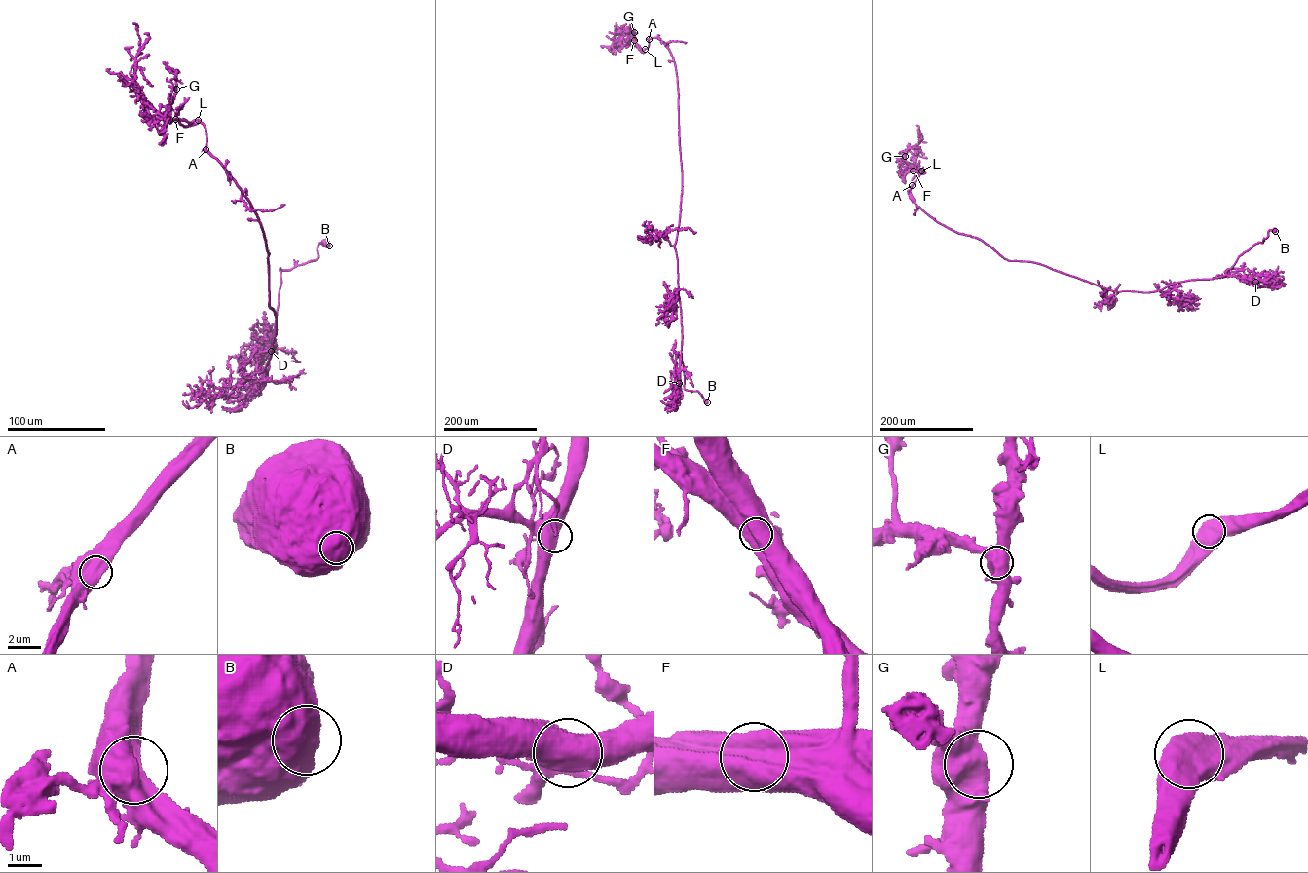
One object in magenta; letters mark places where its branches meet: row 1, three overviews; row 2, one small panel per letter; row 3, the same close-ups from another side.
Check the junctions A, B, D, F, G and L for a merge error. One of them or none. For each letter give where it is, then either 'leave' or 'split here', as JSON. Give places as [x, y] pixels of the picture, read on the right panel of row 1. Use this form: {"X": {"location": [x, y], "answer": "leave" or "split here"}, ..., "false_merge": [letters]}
{"A": {"location": [912, 185], "answer": "leave"}, "B": {"location": [1275, 231], "answer": "leave"}, "D": {"location": [1255, 282], "answer": "leave"}, "F": {"location": [913, 170], "answer": "split here"}, "G": {"location": [905, 156], "answer": "leave"}, "L": {"location": [921, 170], "answer": "leave"}, "false_merge": ["F"]}

